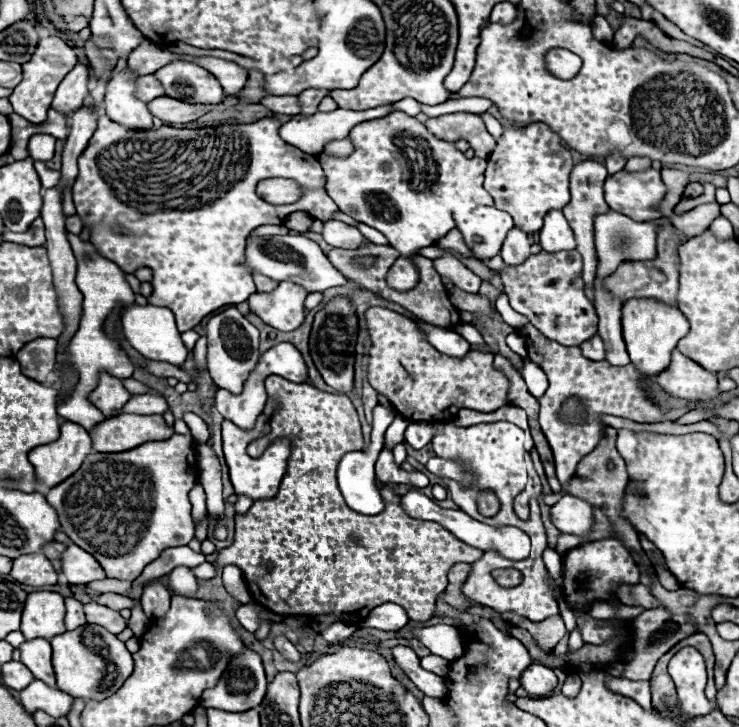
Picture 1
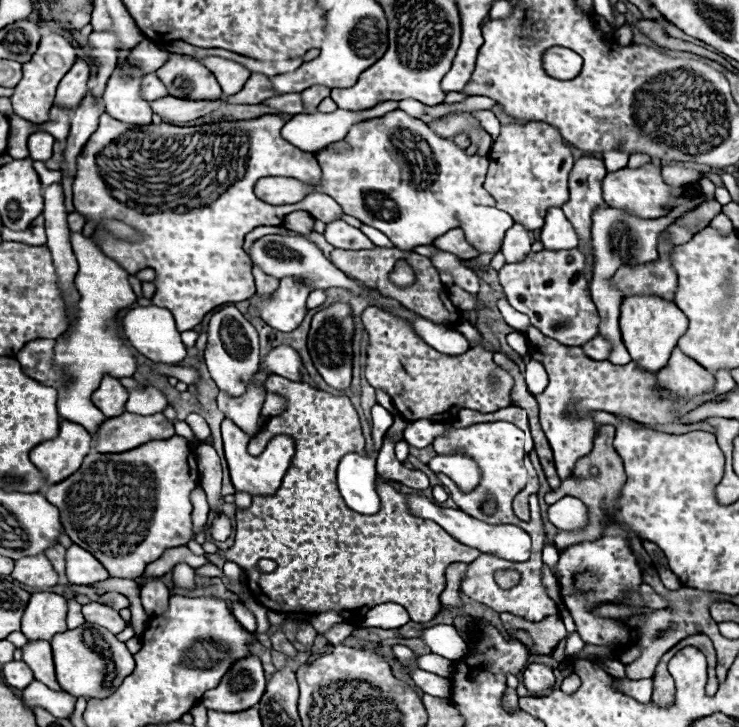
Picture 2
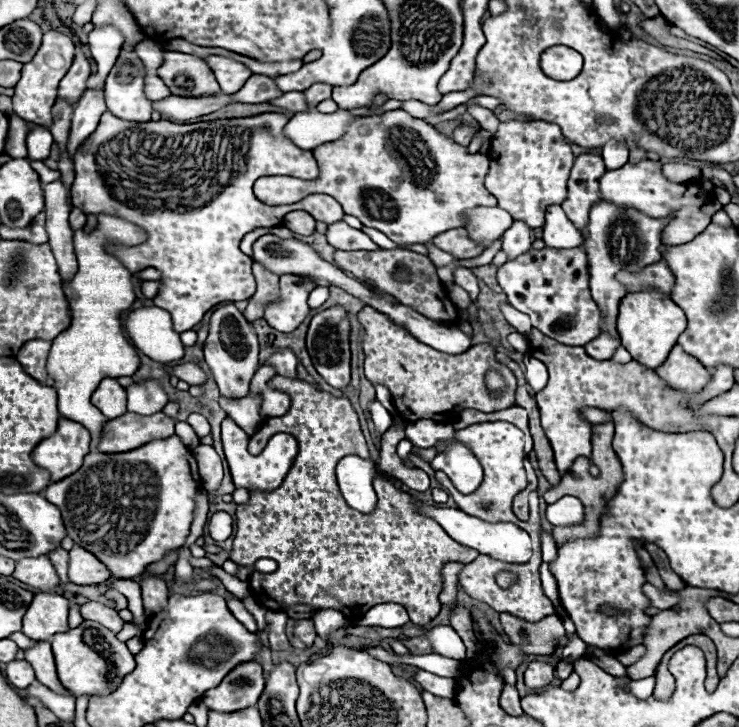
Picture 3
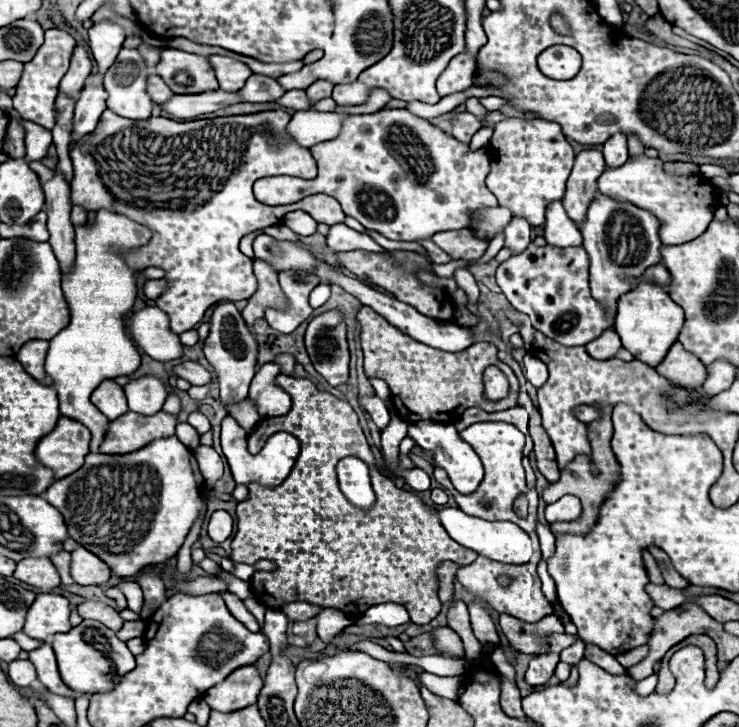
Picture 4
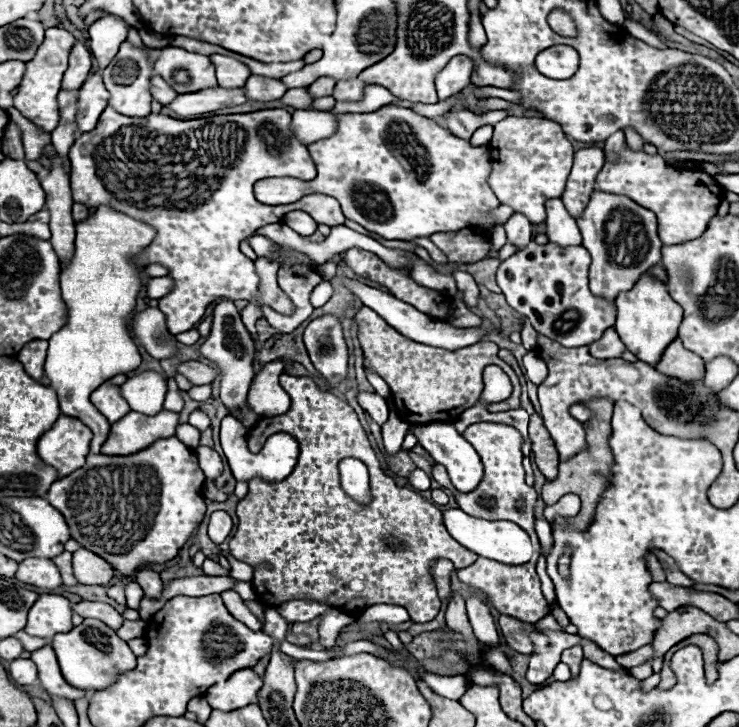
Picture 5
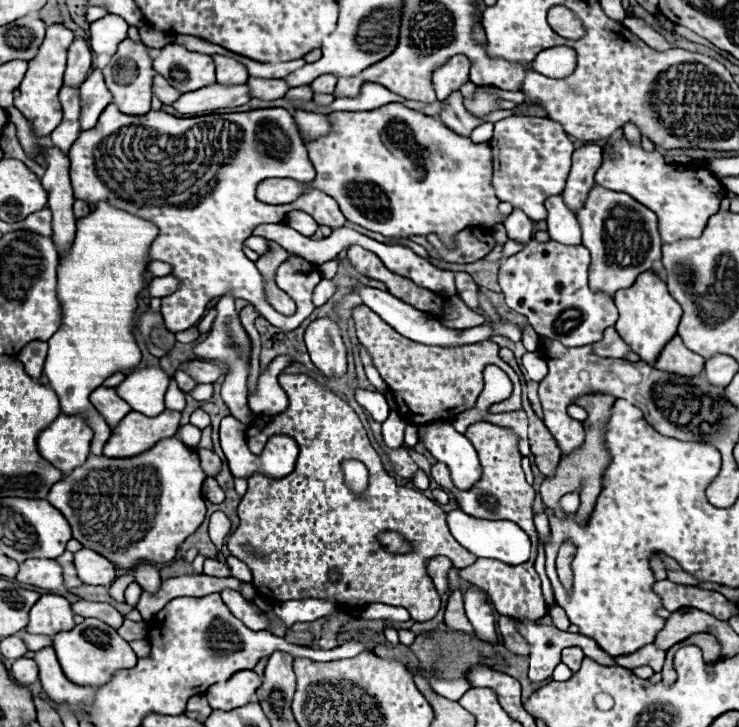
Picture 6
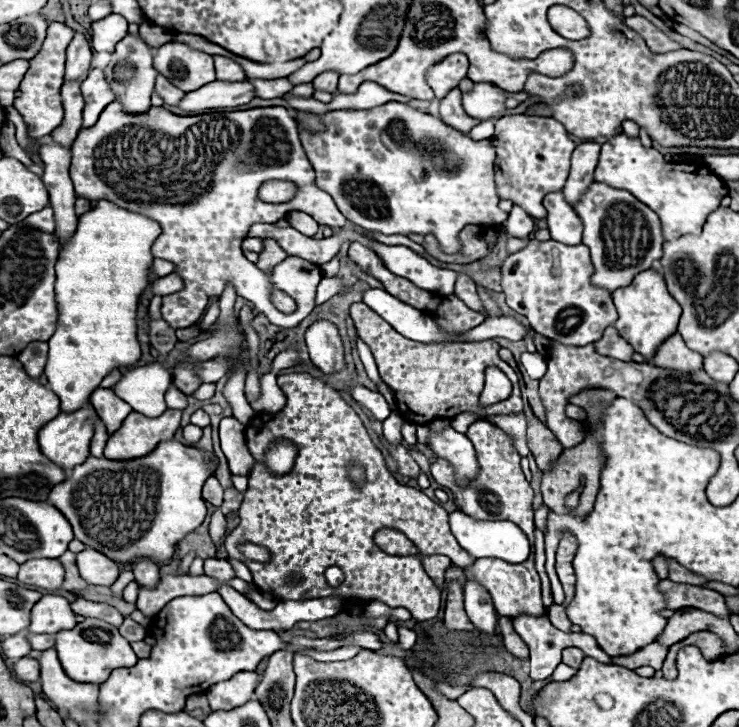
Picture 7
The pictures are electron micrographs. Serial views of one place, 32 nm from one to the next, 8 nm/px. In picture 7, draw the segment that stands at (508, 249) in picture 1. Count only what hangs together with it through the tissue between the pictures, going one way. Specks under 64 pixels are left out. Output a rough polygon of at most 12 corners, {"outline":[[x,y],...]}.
{"outline":[[514,204],[506,220],[508,236],[526,238],[534,220]]}

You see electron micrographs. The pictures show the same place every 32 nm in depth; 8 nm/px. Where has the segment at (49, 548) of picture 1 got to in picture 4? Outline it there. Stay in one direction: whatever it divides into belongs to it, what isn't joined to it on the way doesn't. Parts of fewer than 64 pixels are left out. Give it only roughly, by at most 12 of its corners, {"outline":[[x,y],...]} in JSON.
{"outline":[[70,552],[54,554],[62,584],[74,584],[70,576]]}

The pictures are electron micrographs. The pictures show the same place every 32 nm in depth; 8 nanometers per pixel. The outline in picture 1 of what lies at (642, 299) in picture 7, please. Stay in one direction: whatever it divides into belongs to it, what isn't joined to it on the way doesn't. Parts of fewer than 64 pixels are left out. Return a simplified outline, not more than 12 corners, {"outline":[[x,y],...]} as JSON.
{"outline":[[658,300],[622,304],[634,366],[656,376],[688,334],[678,308]]}

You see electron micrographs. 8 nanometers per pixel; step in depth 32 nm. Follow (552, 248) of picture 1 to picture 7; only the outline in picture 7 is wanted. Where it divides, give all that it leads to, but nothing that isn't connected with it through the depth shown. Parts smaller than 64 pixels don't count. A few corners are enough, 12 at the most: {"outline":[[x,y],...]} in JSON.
{"outline":[[562,192],[544,198],[552,240],[580,244],[582,224]]}

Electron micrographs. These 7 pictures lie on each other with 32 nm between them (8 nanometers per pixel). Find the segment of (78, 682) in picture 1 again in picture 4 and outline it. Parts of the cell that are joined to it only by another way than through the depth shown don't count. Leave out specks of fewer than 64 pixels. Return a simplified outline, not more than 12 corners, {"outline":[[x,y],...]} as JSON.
{"outline":[[96,620],[52,638],[76,692],[108,692],[136,666]]}

